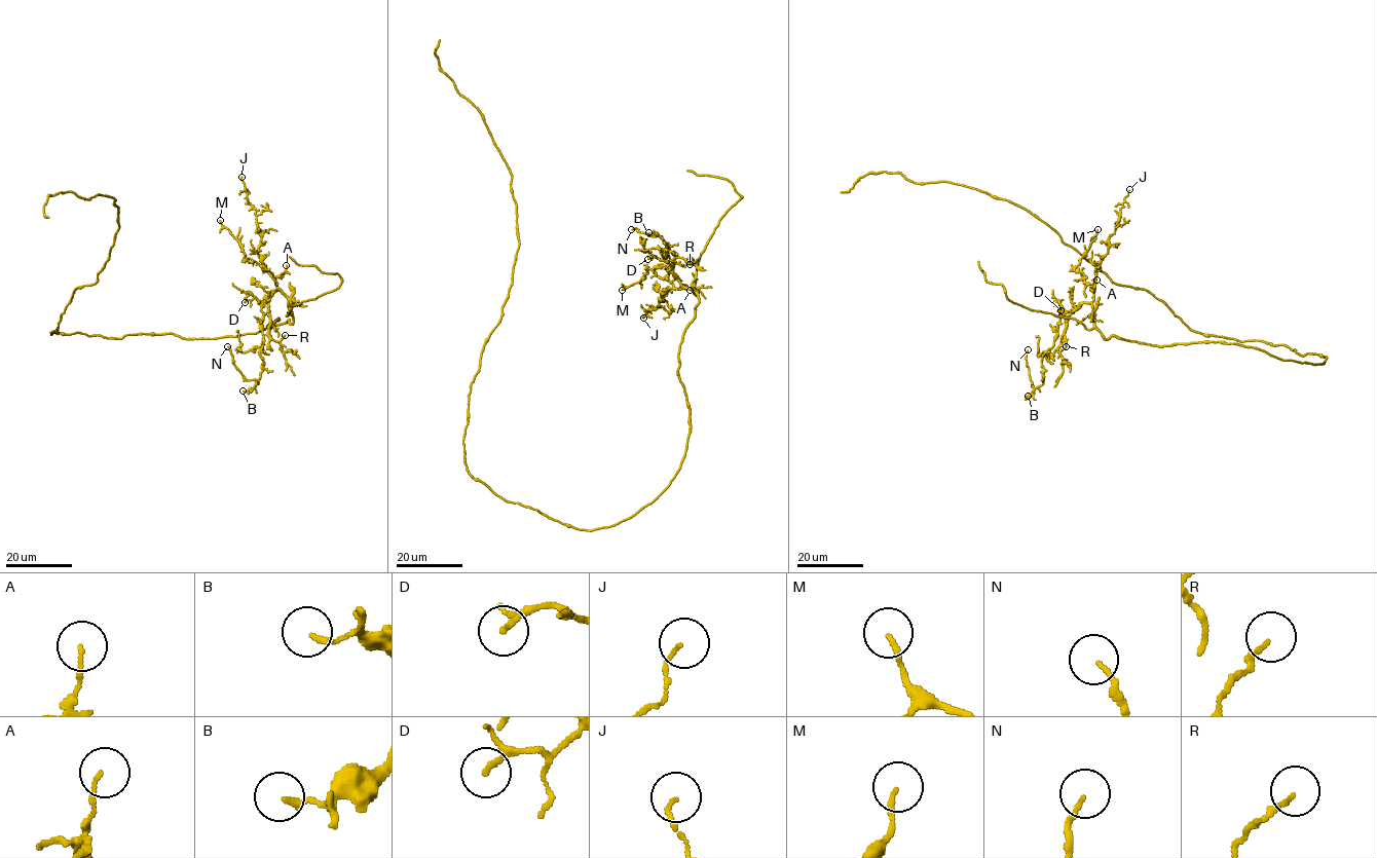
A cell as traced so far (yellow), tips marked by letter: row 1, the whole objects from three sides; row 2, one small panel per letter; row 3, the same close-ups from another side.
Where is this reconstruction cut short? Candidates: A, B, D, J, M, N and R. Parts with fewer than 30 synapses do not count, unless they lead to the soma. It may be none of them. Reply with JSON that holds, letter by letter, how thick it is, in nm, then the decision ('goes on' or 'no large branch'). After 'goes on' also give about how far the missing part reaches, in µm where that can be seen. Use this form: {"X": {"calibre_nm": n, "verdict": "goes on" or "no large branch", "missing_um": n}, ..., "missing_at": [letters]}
{"A": {"calibre_nm": 120, "verdict": "no large branch"}, "B": {"calibre_nm": 150, "verdict": "no large branch"}, "D": {"calibre_nm": 120, "verdict": "no large branch"}, "J": {"calibre_nm": 90, "verdict": "no large branch"}, "M": {"calibre_nm": 150, "verdict": "no large branch"}, "N": {"calibre_nm": 120, "verdict": "no large branch"}, "R": {"calibre_nm": 130, "verdict": "no large branch"}, "missing_at": []}

